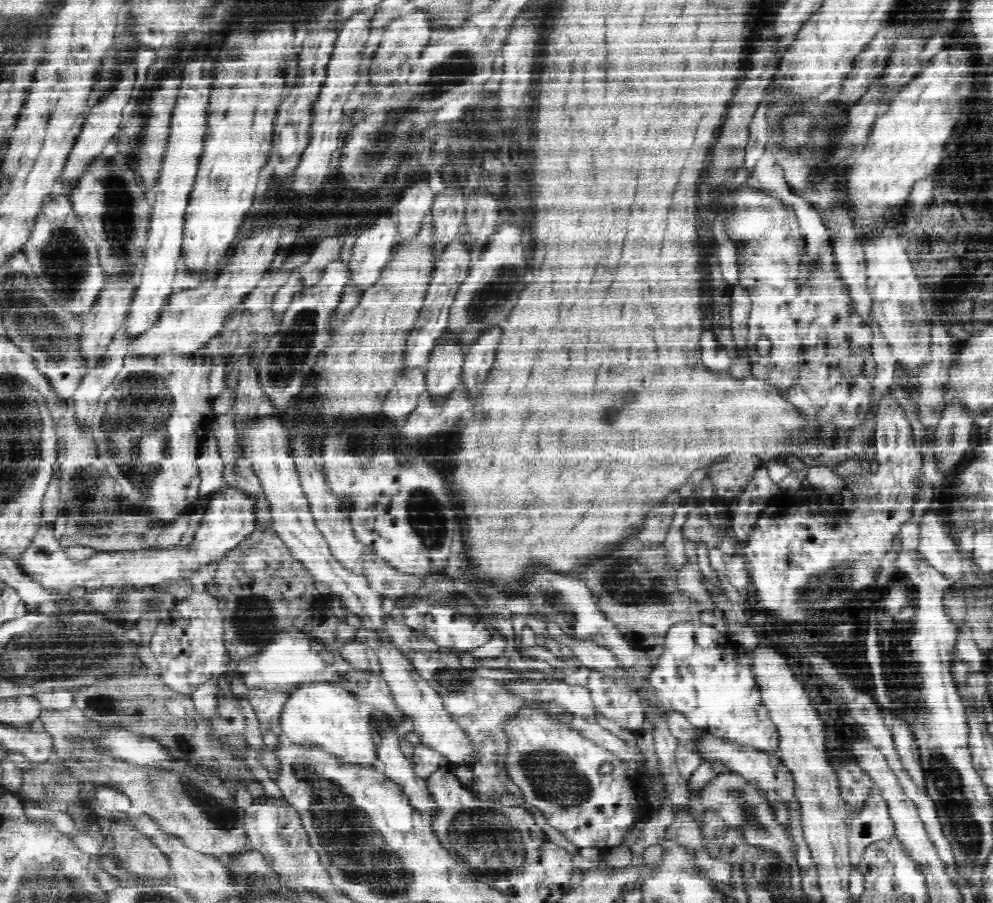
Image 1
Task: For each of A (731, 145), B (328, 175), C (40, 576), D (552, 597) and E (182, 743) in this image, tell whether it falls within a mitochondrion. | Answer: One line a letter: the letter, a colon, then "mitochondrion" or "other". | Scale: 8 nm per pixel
A: other
B: other
C: other
D: mitochondrion
E: mitochondrion

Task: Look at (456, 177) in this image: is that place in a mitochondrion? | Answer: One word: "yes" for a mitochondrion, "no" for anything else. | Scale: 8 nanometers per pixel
no

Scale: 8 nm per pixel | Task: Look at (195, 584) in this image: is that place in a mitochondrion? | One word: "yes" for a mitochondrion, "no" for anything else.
no

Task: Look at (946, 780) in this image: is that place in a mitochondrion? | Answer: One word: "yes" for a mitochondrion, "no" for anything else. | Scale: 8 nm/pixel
yes

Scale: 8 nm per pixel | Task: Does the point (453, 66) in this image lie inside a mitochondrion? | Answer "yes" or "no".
yes

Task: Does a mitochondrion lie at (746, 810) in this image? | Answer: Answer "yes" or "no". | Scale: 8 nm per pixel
yes

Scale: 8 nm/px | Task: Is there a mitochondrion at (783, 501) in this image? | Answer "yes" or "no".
no

